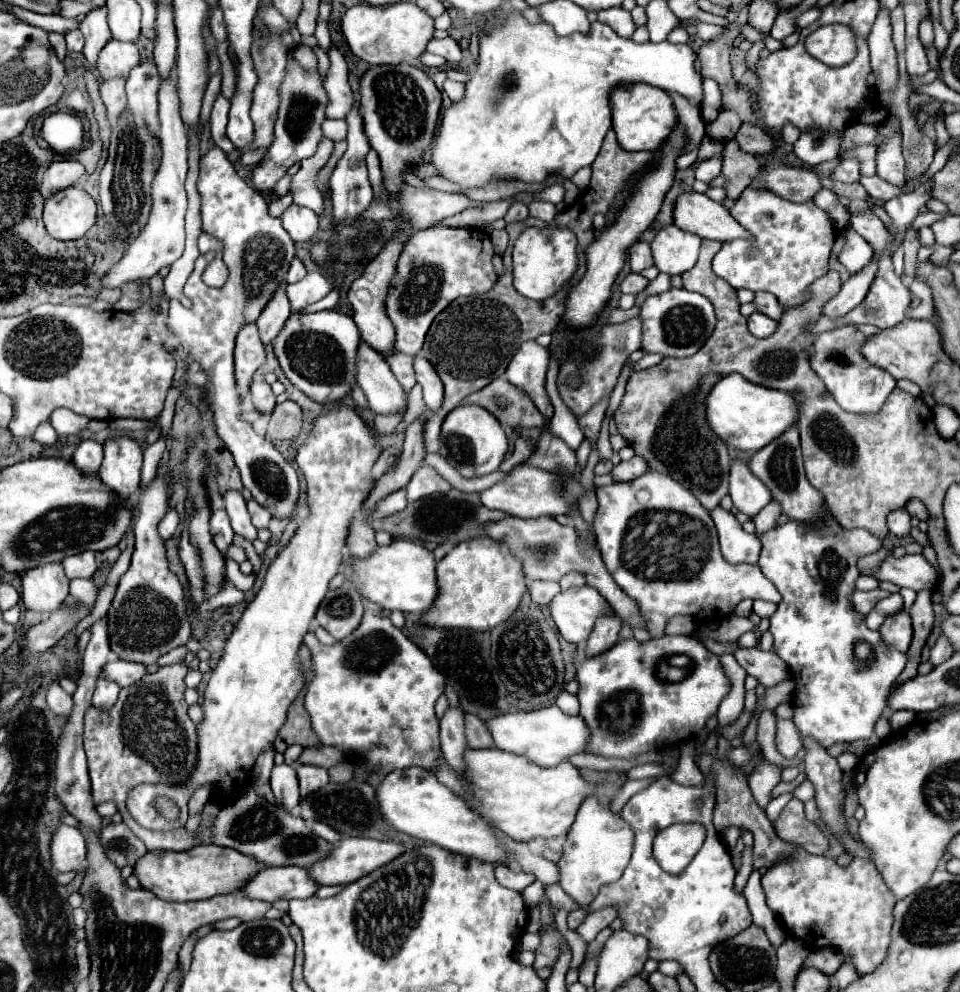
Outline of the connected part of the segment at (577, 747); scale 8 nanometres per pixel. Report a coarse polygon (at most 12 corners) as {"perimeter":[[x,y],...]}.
{"perimeter":[[558,706],[486,722],[500,750],[556,766],[590,728]]}

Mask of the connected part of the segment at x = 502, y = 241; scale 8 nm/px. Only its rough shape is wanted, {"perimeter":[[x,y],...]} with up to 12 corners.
{"perimeter":[[506,230],[490,234],[496,254],[504,254],[508,244]]}

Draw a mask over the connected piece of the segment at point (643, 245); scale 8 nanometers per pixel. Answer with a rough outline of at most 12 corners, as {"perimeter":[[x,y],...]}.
{"perimeter":[[634,242],[628,248],[632,272],[654,266],[650,244]]}

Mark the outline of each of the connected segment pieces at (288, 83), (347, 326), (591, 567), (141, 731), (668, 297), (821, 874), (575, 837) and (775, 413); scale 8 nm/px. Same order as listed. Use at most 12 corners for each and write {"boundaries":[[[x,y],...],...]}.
{"boundaries":[[[288,60],[276,138],[252,172],[274,190],[322,140],[328,94],[320,72]],[[336,310],[292,314],[274,340],[286,378],[320,404],[356,386],[360,332]],[[508,516],[484,534],[508,546],[526,580],[586,574],[626,624],[644,628],[638,604],[552,516]],[[176,662],[86,712],[94,804],[114,802],[148,852],[190,850],[126,810],[142,782],[180,784],[196,724]],[[684,288],[640,310],[648,354],[696,354],[716,326],[708,298]],[[802,848],[762,876],[766,904],[812,948],[872,972],[894,894],[874,862]],[[590,796],[558,860],[560,886],[590,904],[632,854],[630,826]],[[728,374],[706,400],[730,448],[758,452],[798,424],[796,394]]]}

